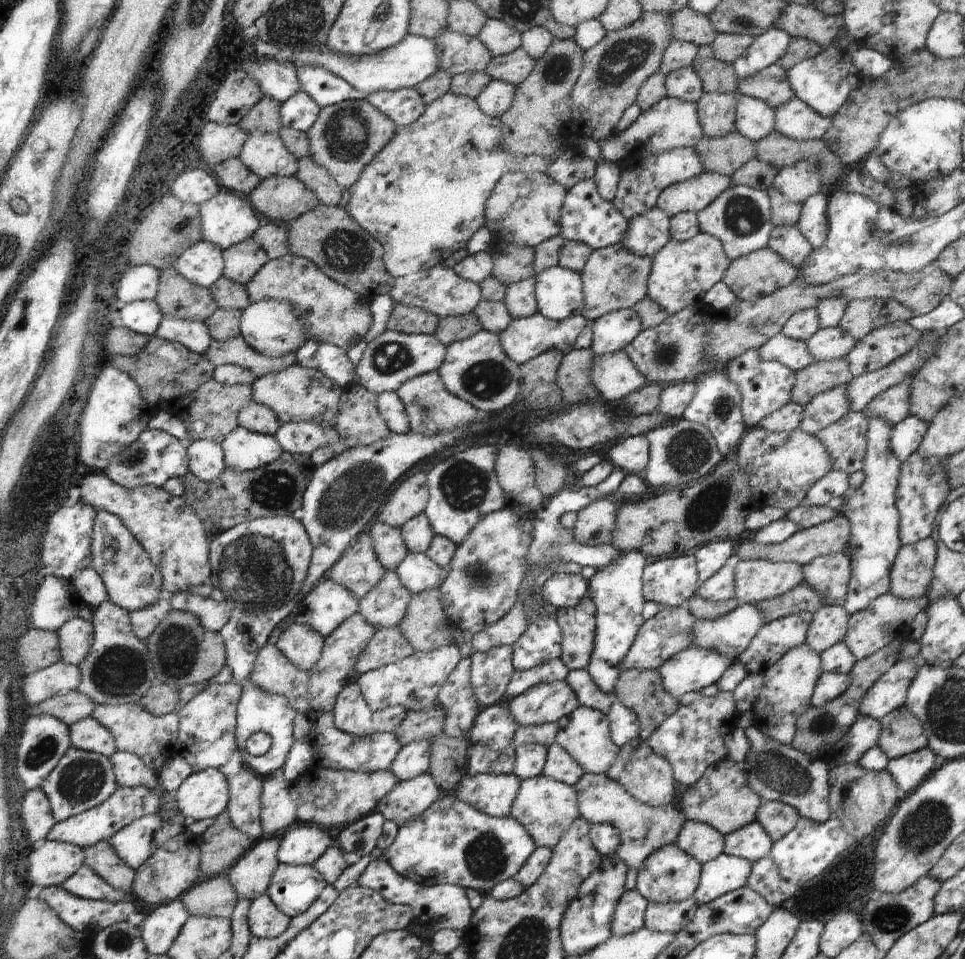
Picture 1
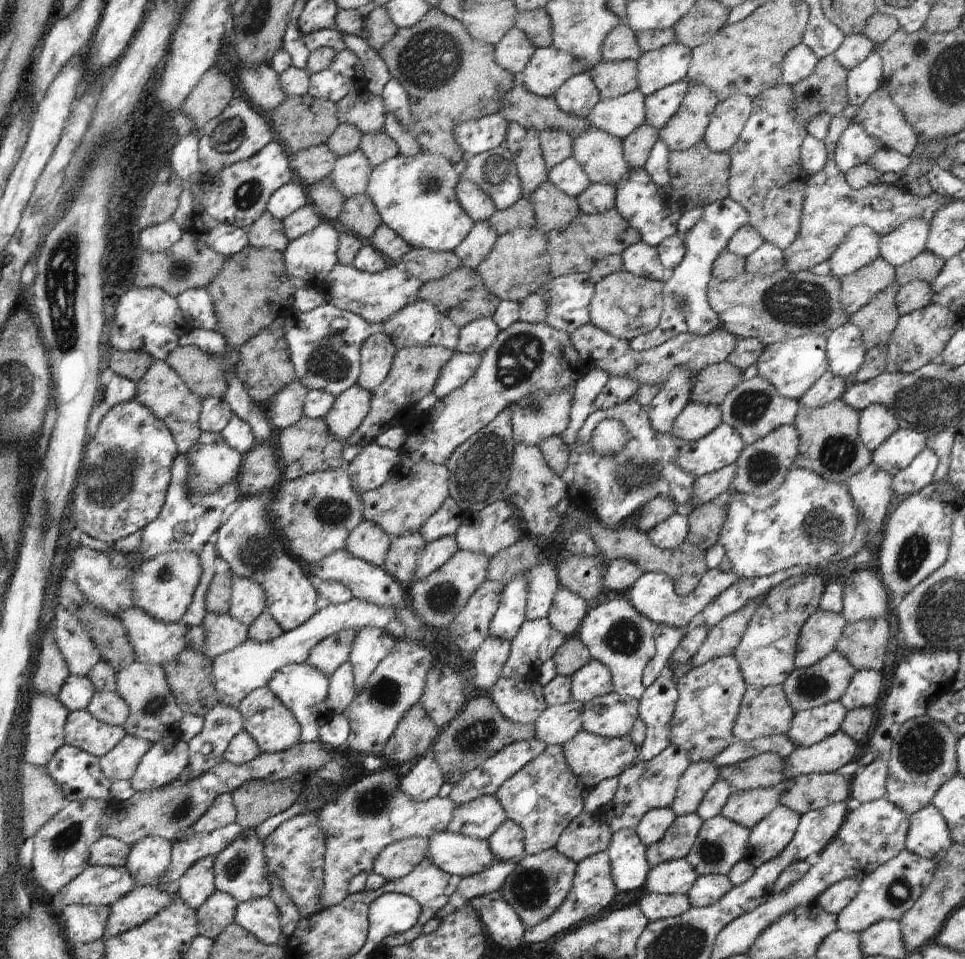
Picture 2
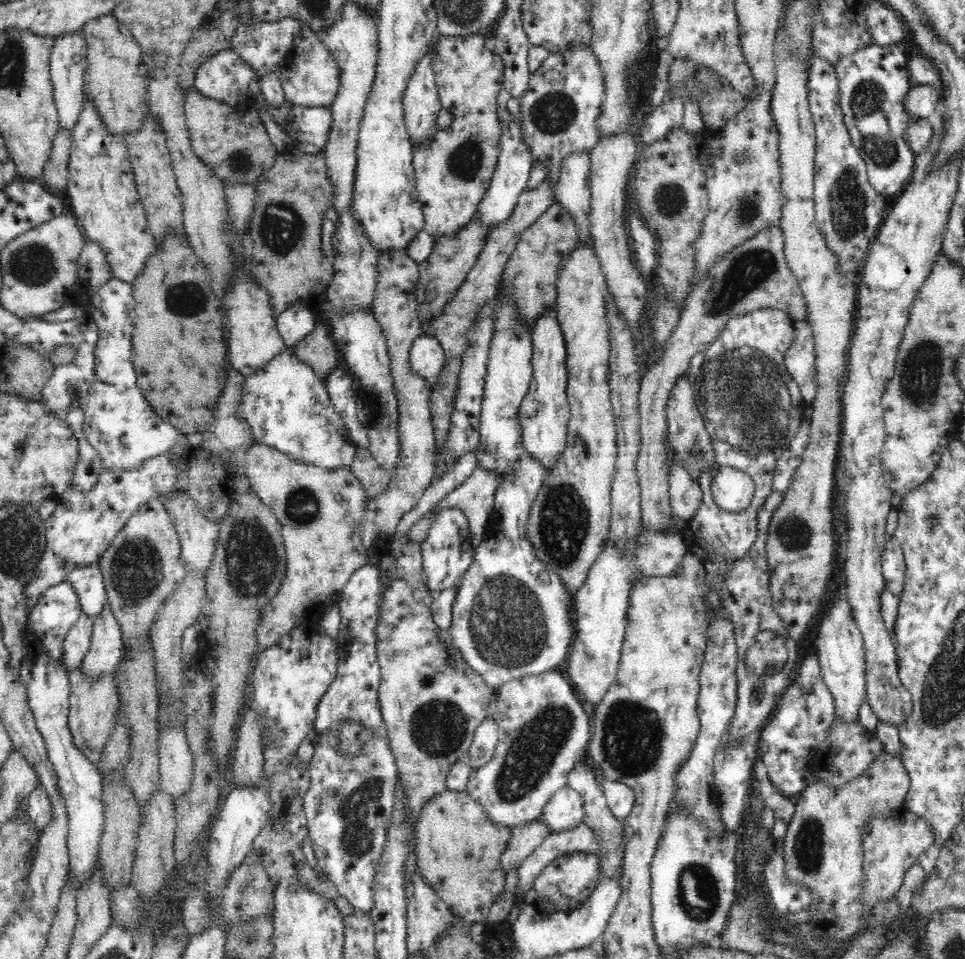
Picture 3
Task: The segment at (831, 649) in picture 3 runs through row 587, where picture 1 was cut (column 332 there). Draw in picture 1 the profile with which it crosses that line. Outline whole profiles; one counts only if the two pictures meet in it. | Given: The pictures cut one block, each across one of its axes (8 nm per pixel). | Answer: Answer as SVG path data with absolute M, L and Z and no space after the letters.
M298 825L288 830L281 838L278 849L280 863L292 865L311 865L328 850L337 845L329 831L314 825Z

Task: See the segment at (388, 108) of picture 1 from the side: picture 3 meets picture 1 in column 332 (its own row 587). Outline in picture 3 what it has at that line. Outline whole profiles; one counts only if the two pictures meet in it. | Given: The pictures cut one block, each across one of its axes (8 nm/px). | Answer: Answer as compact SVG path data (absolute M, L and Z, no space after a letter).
M100 564L72 568L65 580L72 583L72 588L76 591L81 604L81 612L90 616L94 624L107 602L107 592Z

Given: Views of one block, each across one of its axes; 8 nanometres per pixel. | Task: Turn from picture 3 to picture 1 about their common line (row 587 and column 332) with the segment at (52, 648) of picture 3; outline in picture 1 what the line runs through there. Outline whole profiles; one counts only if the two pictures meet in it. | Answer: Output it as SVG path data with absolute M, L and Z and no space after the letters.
M408 34L396 46L366 56L342 56L330 50L326 44L318 44L314 48L306 48L294 53L281 52L276 59L294 68L320 66L328 72L333 72L334 76L343 78L350 86L368 96L384 90L414 89L418 83L440 70L441 53L442 50L438 48L434 39Z

